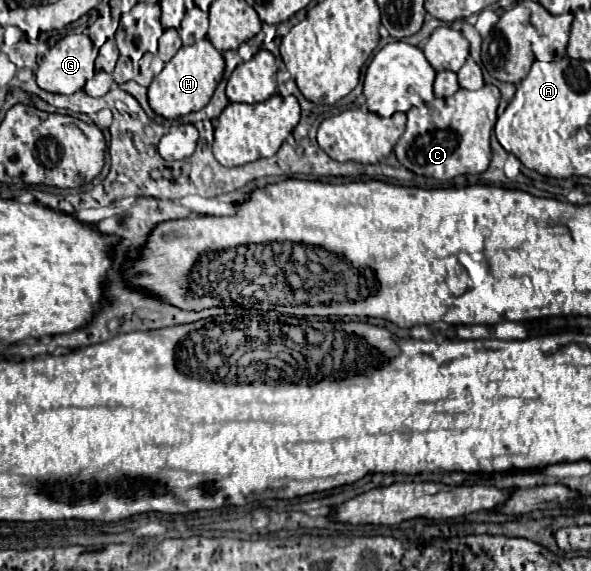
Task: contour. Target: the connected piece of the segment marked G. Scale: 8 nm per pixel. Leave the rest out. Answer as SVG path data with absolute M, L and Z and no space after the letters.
M70 34L64 36L60 42L56 42L54 48L42 58L38 70L36 70L36 82L42 90L54 92L54 94L74 94L84 88L86 80L94 76L94 60L98 56L98 50L94 48L92 40L86 34Z

